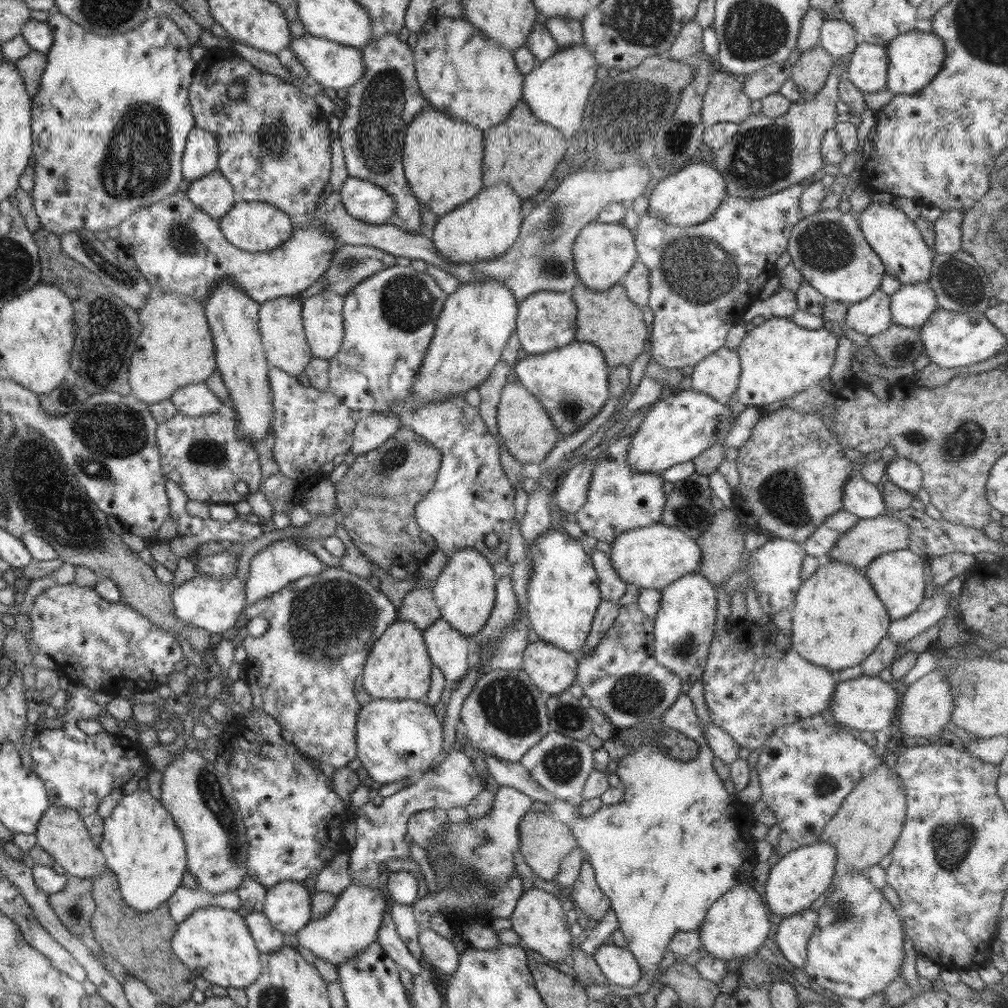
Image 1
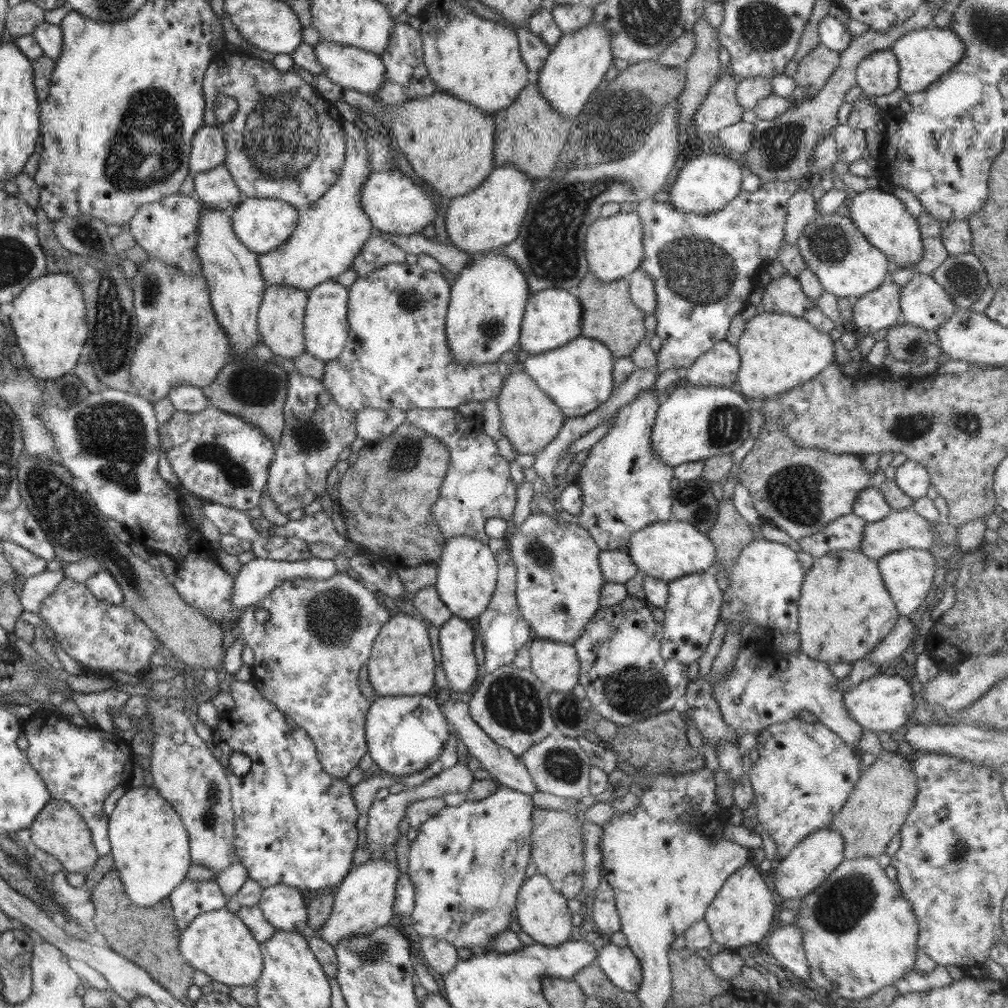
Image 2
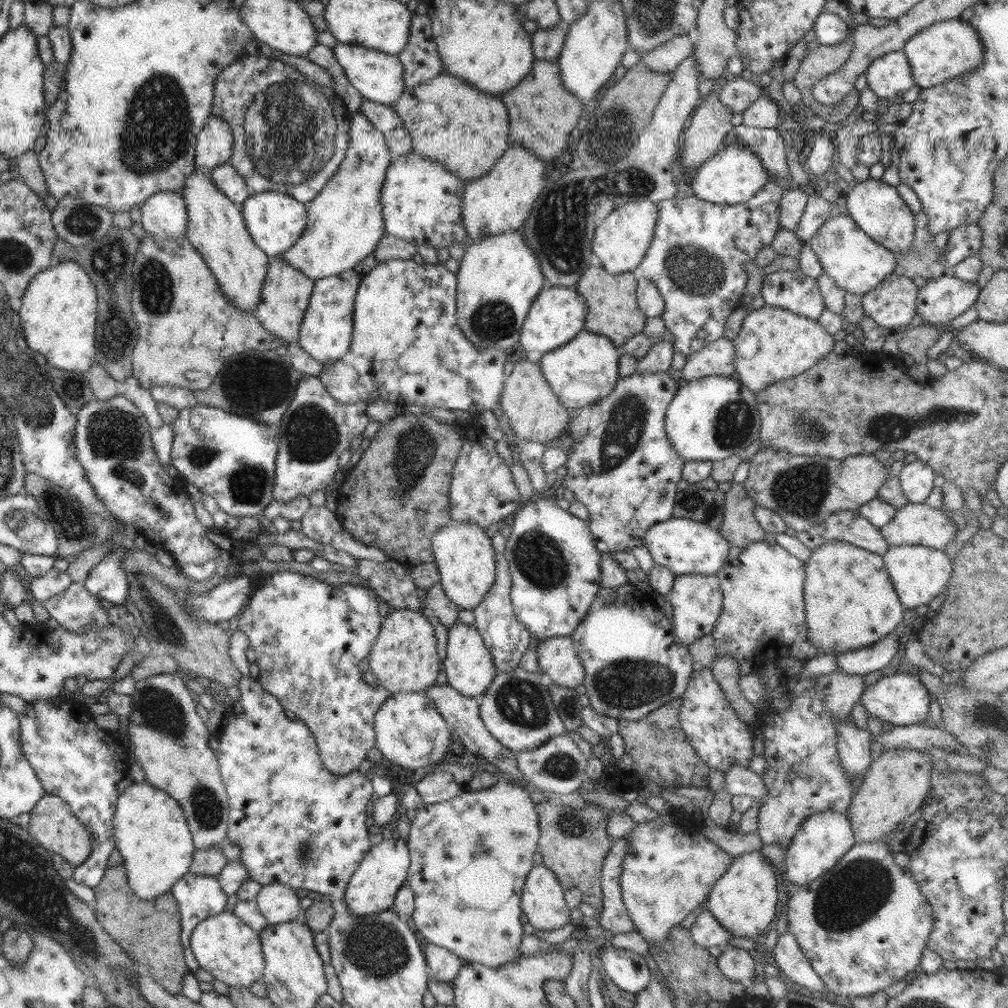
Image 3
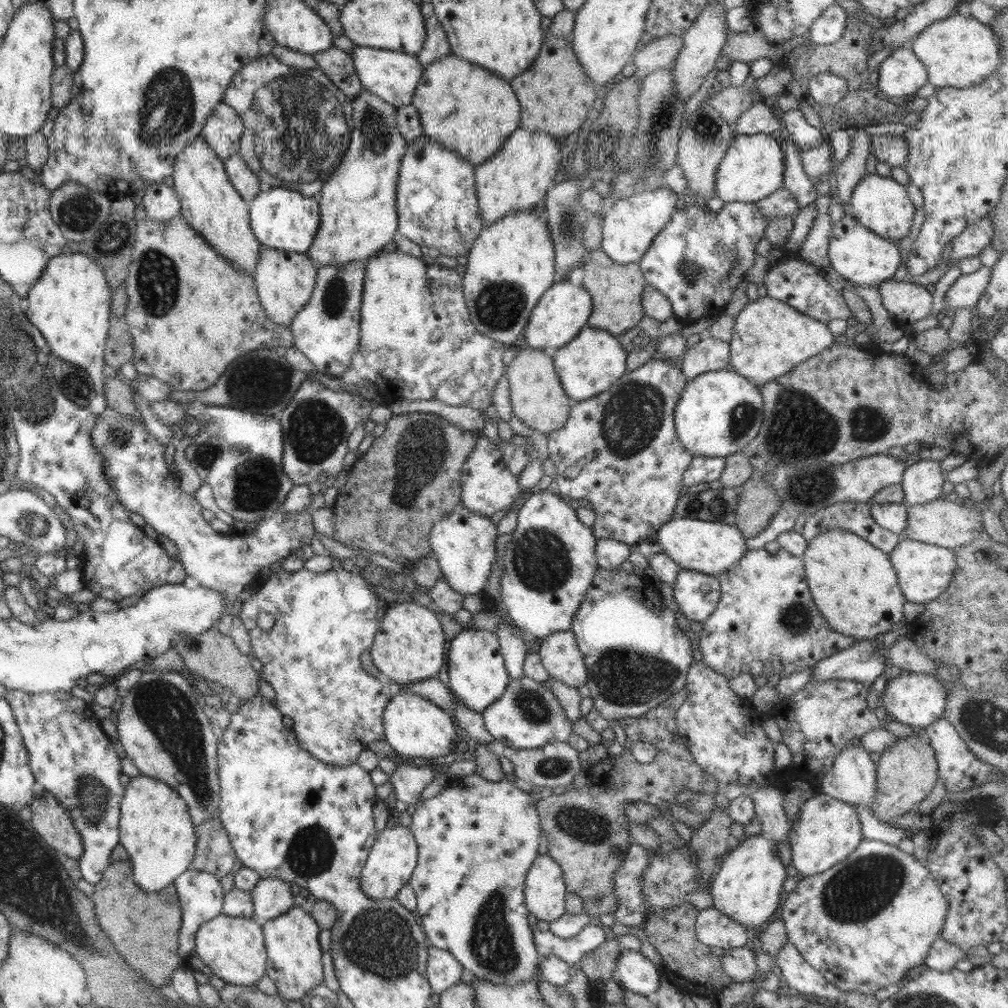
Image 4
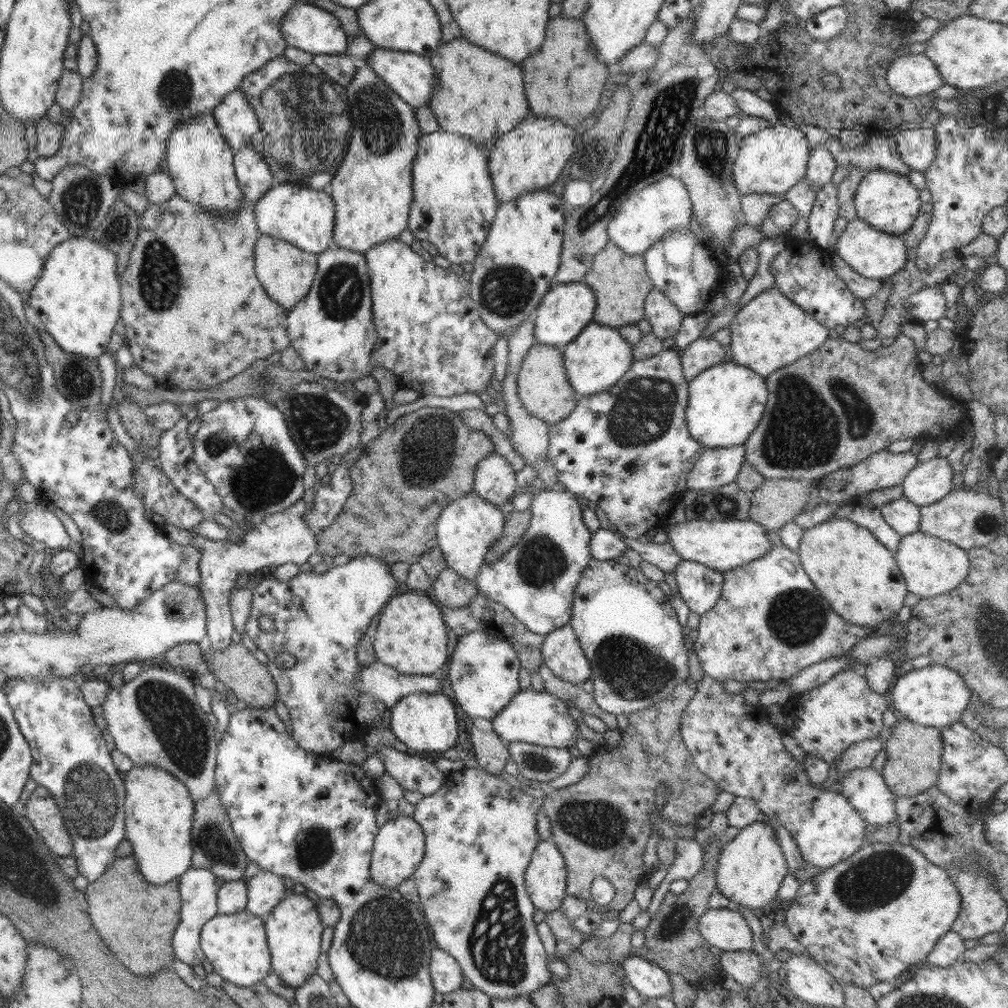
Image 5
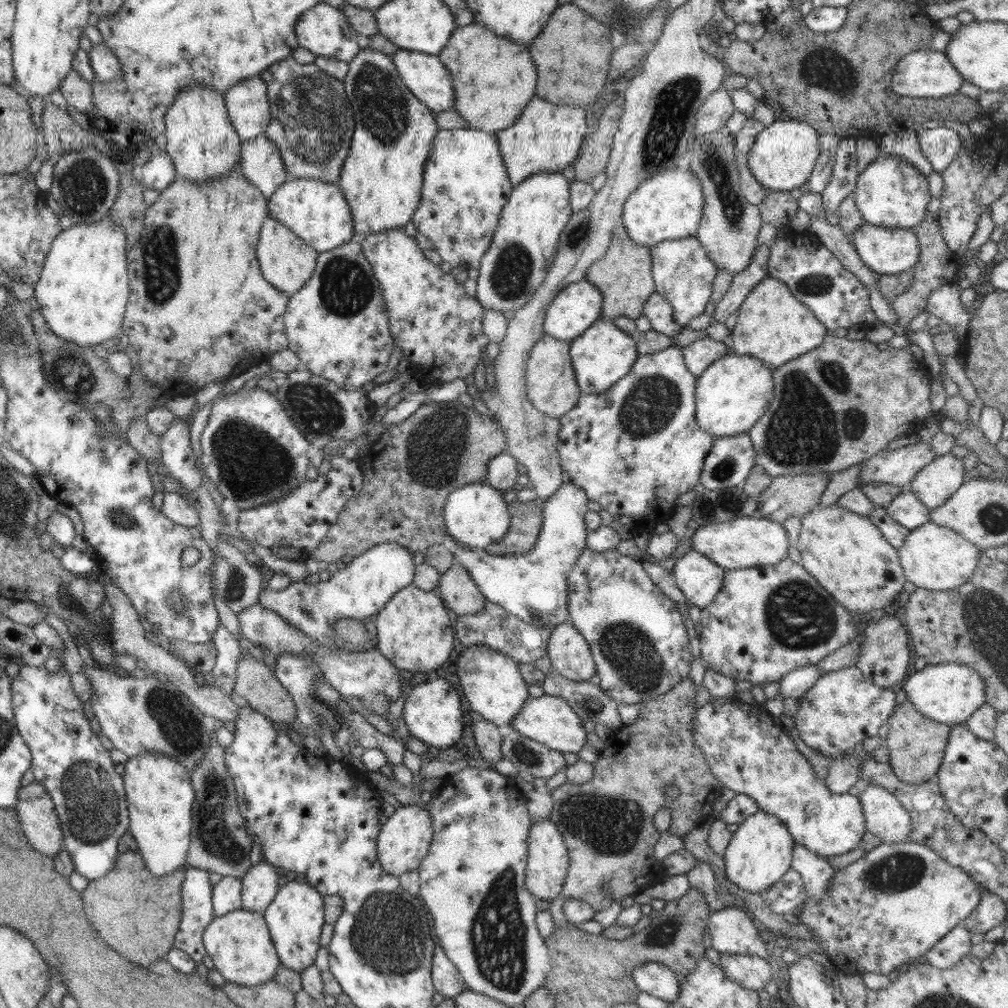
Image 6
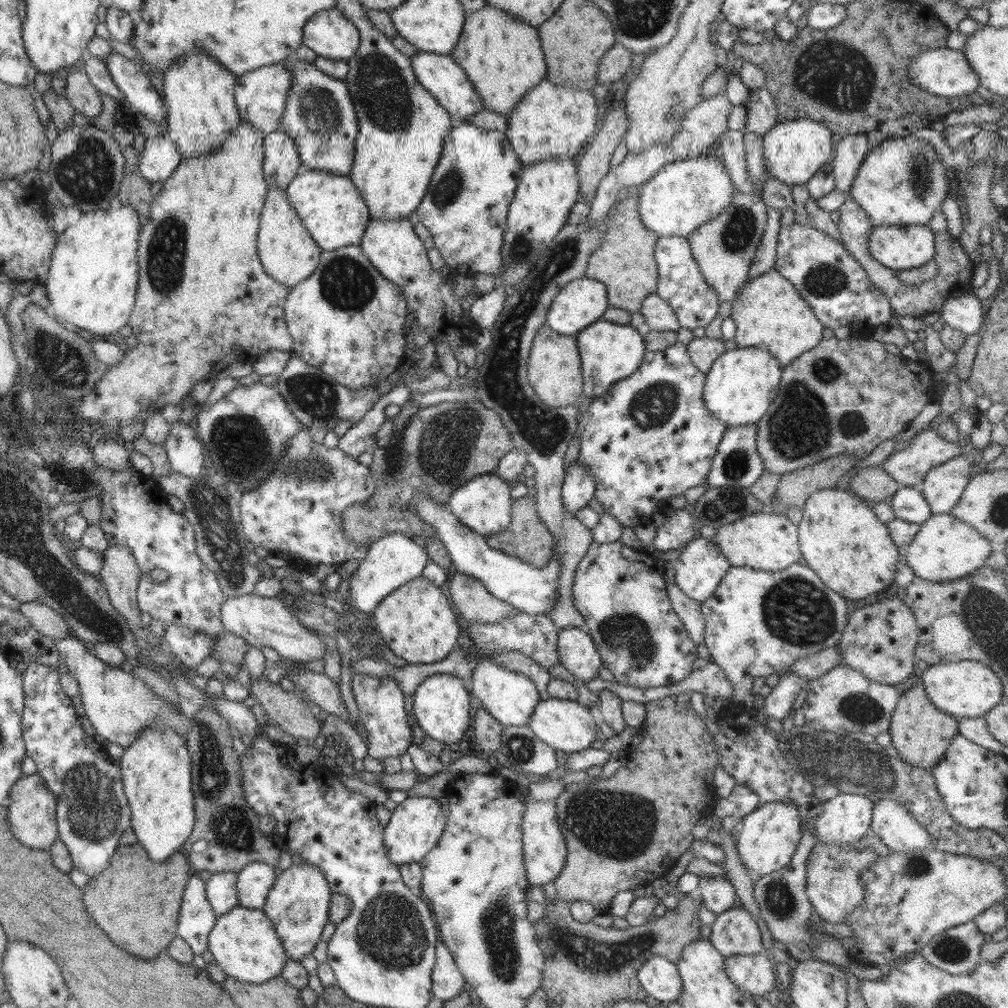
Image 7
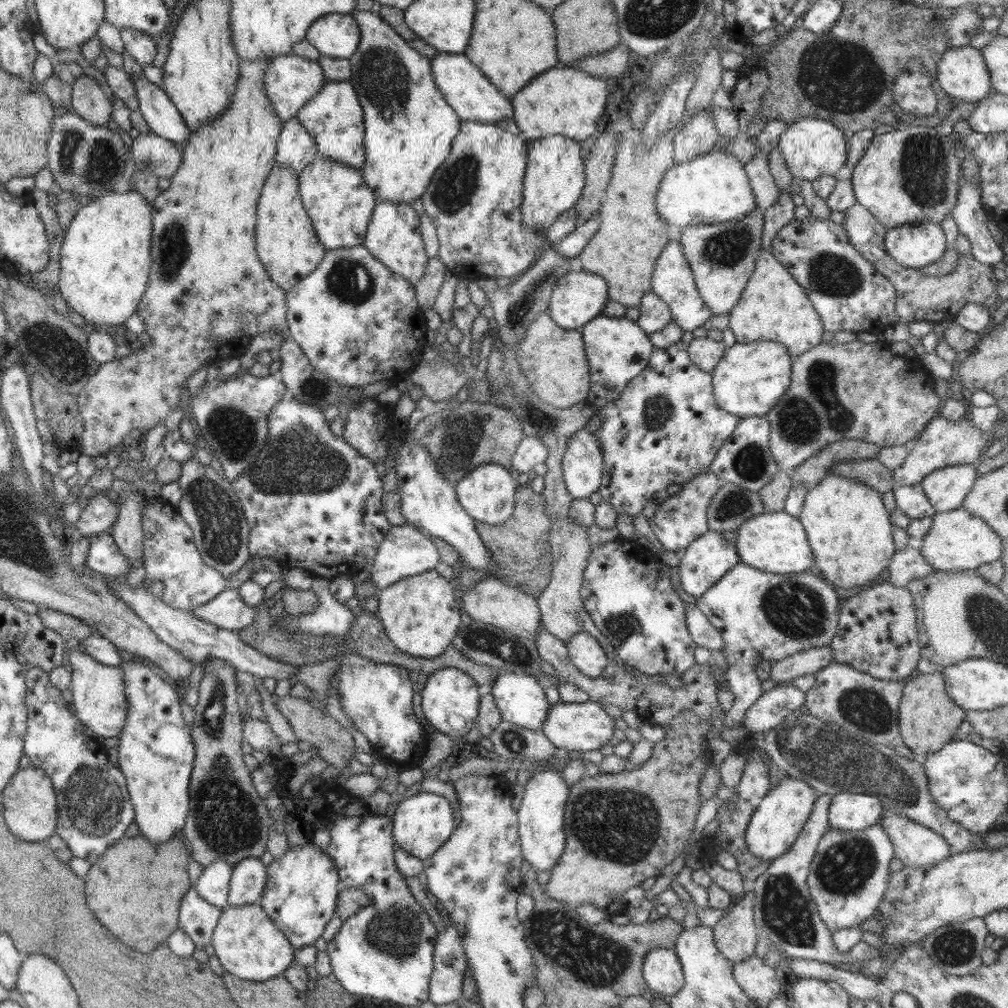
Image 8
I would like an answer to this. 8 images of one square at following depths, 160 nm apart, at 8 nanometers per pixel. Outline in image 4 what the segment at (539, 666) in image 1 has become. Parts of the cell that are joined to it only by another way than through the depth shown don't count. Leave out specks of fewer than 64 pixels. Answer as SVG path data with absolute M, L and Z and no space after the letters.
M571 630L544 637L538 649L542 665L551 679L576 688L586 684L588 670Z

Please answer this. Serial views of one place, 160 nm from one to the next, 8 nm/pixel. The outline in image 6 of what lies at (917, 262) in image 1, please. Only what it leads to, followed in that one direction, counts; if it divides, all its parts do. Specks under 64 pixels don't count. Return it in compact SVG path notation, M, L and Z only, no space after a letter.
M880 154L858 175L853 191L855 204L865 223L886 228L906 228L920 224L929 211L931 193L926 175L899 156Z

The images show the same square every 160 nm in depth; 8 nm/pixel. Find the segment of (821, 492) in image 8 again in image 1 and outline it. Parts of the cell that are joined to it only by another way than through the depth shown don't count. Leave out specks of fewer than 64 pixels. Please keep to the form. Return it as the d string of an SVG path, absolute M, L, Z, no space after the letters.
M823 561L814 575L803 581L791 613L793 649L812 665L830 672L866 661L882 638L888 635L892 622L865 572L838 561Z

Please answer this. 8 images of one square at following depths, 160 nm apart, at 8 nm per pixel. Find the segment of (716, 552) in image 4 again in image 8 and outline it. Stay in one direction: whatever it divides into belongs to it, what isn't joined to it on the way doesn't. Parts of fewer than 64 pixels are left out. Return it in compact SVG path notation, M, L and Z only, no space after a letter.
M783 510L757 514L743 522L737 532L736 551L738 551L740 563L760 571L770 571L771 574L800 574L800 572L810 572L811 566L816 566L808 536L801 522L798 517Z

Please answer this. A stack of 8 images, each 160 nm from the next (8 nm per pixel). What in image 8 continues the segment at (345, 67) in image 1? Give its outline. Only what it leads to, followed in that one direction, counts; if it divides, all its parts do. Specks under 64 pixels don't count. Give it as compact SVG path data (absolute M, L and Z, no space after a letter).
M440 53L431 58L434 83L444 95L446 102L460 118L460 121L496 124L504 118L513 118L514 108L511 99L502 95L496 86L492 85L482 70L472 65L466 56L453 53Z

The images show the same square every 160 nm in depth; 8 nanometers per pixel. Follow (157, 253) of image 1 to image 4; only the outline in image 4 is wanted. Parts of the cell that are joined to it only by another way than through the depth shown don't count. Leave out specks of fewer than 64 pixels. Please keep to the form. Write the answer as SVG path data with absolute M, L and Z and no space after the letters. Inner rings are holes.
M362 88L360 95L351 101L352 123L351 137L345 155L337 166L336 172L324 182L317 196L320 209L320 226L314 235L312 246L307 255L317 266L326 266L342 262L366 261L376 255L390 240L398 234L398 213L396 210L396 186L401 158L407 149L408 142L398 129L398 107L392 106L382 97L377 97ZM152 183L145 193L142 204L148 218L158 222L169 222L181 214L180 199L165 183Z

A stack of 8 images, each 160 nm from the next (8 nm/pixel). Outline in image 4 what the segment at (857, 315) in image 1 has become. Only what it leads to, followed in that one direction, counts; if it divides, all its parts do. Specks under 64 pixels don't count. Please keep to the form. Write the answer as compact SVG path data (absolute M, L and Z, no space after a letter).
M890 278L876 287L883 307L900 325L908 325L933 315L933 294L926 286Z

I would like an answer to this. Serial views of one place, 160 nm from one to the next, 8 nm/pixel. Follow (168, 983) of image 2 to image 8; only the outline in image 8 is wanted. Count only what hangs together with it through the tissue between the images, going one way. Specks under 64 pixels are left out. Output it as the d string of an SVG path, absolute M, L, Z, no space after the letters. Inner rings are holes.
M128 832L107 848L88 872L86 902L90 910L120 942L144 954L152 952L158 944L164 944L176 930L178 908L182 896L190 888L186 872L189 847L174 838L155 844L141 834ZM162 860L166 860L166 864Z

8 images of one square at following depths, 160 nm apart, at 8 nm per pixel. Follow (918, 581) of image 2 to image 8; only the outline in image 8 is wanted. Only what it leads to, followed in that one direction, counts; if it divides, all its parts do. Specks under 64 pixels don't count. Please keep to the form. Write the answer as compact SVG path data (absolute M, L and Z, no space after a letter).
M960 507L948 512L936 512L930 532L919 540L920 554L935 571L976 571L982 564L999 561L1002 539L979 516Z

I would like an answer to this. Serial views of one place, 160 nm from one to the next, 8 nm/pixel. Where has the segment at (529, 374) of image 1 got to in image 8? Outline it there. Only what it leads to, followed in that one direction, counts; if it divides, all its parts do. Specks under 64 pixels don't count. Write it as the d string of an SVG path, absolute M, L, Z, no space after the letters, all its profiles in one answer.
M598 315L580 329L590 369L590 390L603 404L613 401L627 387L628 382L647 366L654 345L637 321L625 316L614 318Z

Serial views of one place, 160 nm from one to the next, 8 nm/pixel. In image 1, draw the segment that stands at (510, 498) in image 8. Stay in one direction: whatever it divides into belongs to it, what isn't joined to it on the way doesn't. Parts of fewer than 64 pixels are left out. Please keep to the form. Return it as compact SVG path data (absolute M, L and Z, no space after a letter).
M462 549L454 553L430 588L440 609L441 618L468 638L480 632L487 625L494 607L497 583L494 576L493 565L488 563L488 559L484 559L482 552Z

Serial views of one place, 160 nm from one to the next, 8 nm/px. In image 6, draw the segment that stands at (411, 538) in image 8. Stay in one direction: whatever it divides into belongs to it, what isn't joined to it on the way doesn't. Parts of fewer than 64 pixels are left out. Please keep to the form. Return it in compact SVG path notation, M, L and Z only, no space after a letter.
M384 543L354 557L352 562L341 565L333 576L327 575L317 584L305 581L291 582L284 590L266 588L260 592L259 602L264 609L278 613L289 624L309 636L321 646L335 645L335 622L341 618L368 620L405 586L412 584L415 567L412 553L396 543Z

